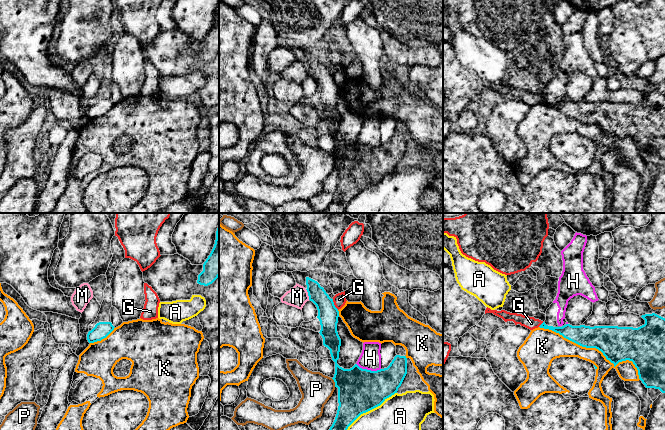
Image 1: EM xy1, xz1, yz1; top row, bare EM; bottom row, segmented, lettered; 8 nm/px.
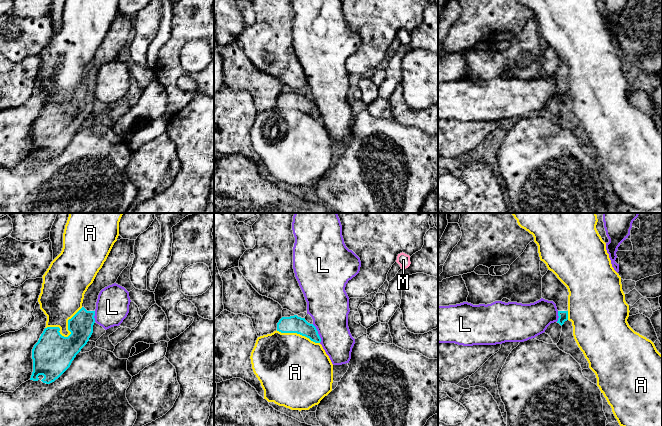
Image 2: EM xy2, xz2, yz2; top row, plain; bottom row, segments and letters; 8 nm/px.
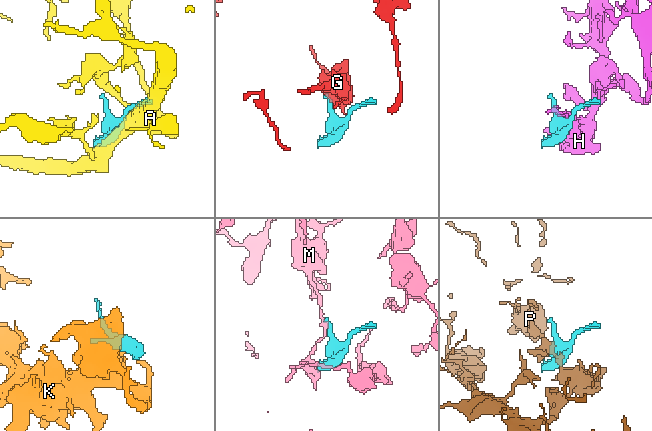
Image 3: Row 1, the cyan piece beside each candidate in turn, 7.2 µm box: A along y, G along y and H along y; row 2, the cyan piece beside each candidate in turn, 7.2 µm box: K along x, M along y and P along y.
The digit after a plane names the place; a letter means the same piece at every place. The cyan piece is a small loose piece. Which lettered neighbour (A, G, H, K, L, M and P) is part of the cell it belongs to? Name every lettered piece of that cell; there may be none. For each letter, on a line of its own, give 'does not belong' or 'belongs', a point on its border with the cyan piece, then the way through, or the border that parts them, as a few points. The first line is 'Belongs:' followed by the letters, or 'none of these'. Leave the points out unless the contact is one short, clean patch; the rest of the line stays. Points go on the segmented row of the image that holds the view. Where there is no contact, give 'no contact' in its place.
Belongs: none of these
A: does not belong; contact xy2 (70, 334)
G: does not belong; contact xz1 (333, 304); border xz1 (332, 299), (338, 309)
H: does not belong; contact xz1 (368, 370)
K: does not belong; contact yz1 (595, 347)
L: does not belong; contact xz2 (317, 333); border xz2 (312, 324), (317, 331), (320, 342)
M: does not belong; contact xz1 (308, 294); border xz1 (305, 289), (309, 299)
P: does not belong; contact xz1 (334, 381); border xz1 (331, 378), (335, 386)

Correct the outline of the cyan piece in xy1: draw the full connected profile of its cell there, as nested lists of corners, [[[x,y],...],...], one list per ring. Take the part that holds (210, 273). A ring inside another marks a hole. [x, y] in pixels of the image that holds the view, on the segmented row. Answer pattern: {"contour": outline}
{"contour": [[[219,225],[216,231],[214,247],[203,264],[203,271],[198,275],[197,283],[208,286],[219,277]]]}

